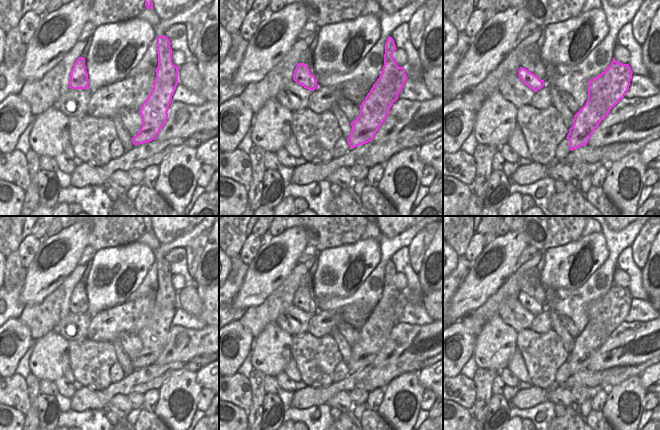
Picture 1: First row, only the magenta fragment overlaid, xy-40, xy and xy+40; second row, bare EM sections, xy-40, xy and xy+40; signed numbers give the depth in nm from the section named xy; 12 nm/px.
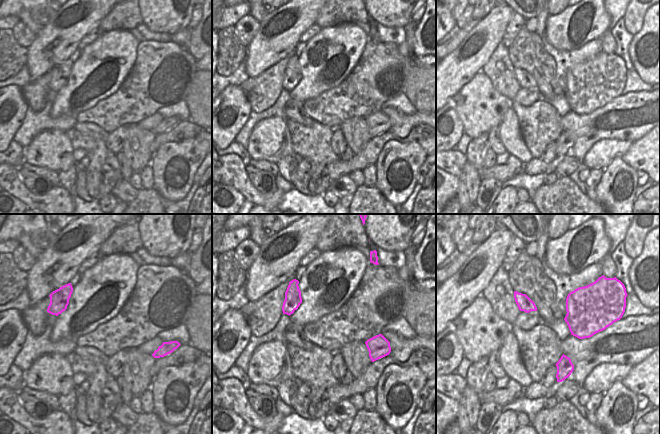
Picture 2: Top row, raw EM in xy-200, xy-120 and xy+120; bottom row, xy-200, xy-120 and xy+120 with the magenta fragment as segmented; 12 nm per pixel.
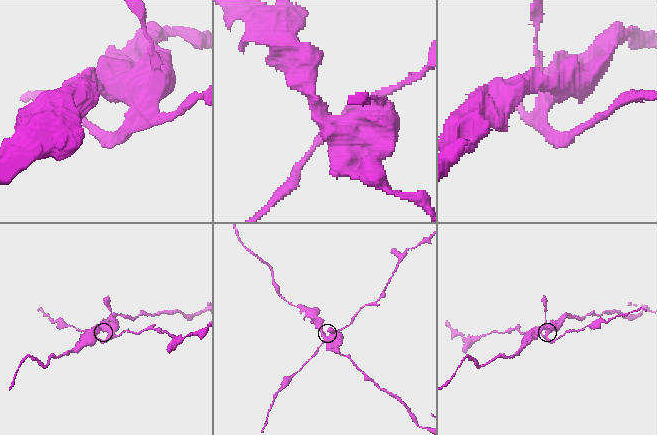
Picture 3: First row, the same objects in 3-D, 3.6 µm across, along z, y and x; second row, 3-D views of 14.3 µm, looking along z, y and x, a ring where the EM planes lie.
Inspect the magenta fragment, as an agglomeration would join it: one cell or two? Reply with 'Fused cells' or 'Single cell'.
Fused cells

